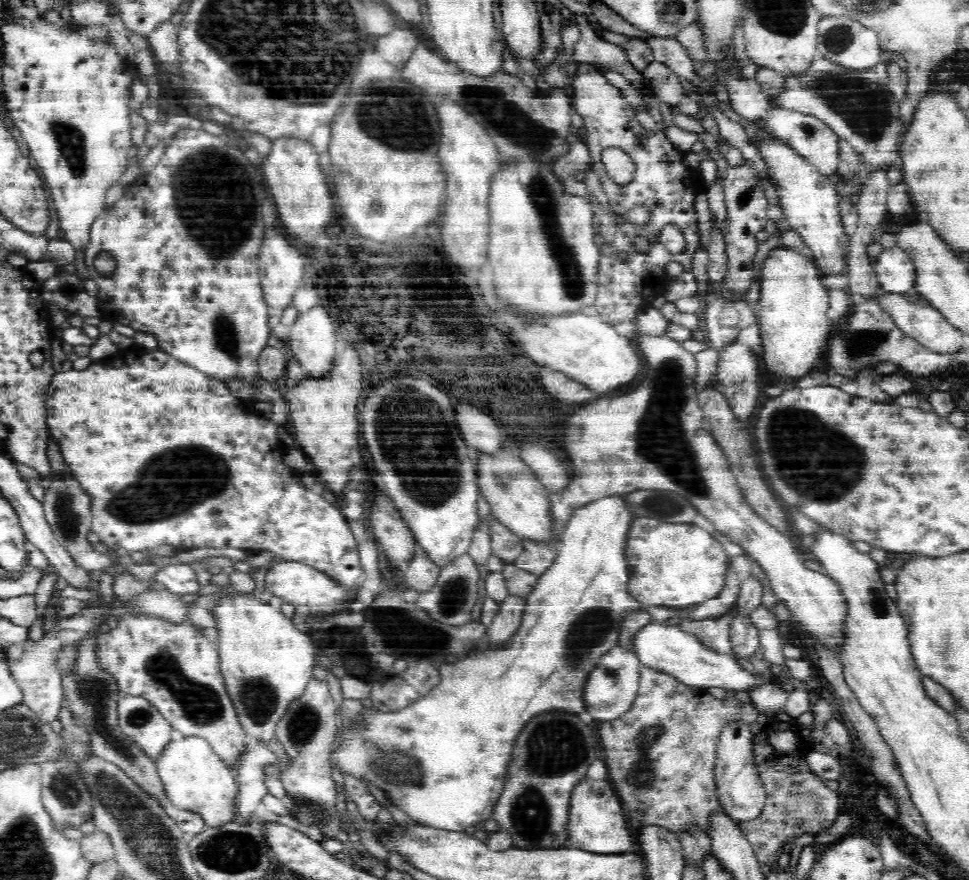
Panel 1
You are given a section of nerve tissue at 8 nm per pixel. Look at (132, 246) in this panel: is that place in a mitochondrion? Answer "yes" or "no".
no

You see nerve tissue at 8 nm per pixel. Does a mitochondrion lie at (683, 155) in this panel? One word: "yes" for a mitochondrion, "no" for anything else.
no

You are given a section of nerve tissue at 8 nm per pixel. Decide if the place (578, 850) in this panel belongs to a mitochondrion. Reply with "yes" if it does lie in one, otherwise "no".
no

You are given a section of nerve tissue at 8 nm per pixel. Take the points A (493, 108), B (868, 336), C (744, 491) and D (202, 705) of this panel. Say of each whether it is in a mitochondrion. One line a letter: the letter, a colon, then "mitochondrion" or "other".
A: mitochondrion
B: mitochondrion
C: other
D: mitochondrion

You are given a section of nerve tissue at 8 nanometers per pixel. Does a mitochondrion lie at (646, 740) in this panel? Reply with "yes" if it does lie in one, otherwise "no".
yes

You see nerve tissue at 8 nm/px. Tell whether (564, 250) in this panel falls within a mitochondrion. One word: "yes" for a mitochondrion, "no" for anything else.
yes

